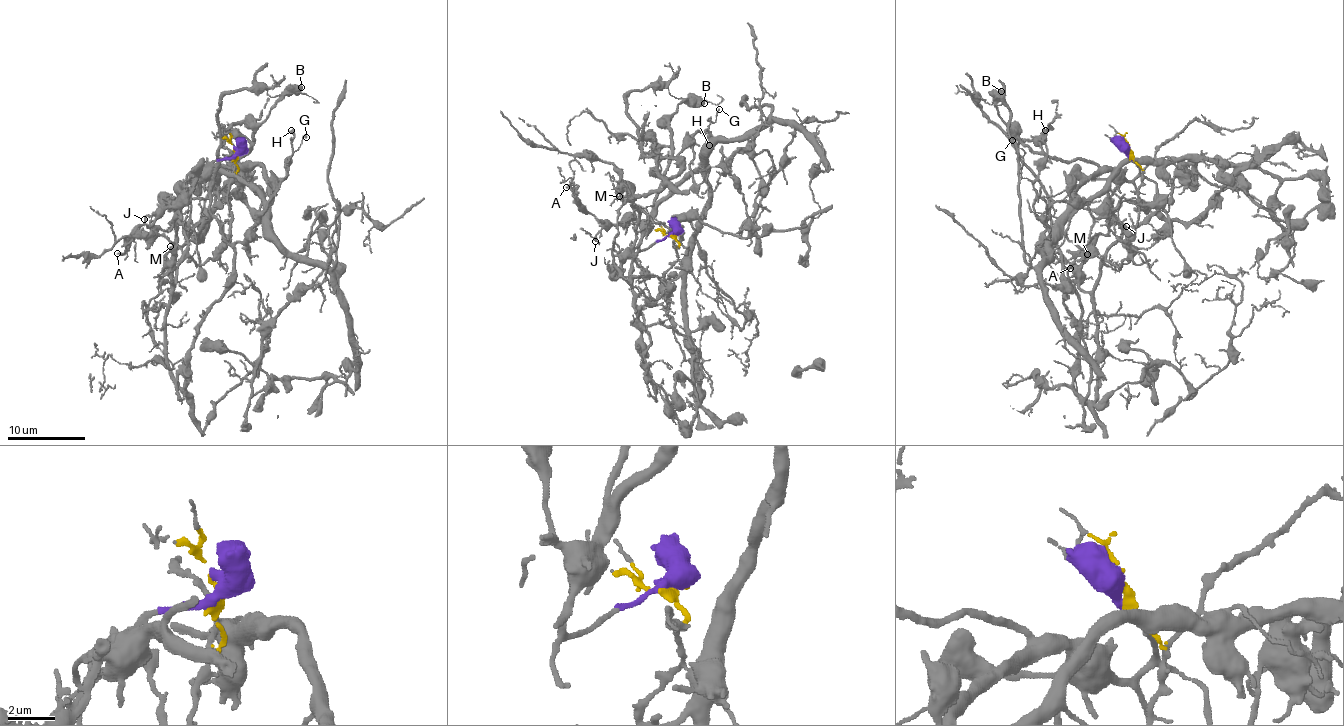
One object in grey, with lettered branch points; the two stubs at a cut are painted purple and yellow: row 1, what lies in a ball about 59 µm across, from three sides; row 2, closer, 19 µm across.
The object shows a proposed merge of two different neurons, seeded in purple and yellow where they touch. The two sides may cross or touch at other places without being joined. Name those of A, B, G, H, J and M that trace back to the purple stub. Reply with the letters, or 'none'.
A, B, J

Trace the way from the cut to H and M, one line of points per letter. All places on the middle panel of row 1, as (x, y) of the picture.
H: (674, 235), (676, 247), (679, 231), (629, 200), (663, 185), (652, 169), (673, 179), (698, 130), (709, 145)
M: (674, 235), (678, 242), (676, 247), (673, 241), (683, 238), (679, 231), (636, 209), (625, 186), (619, 196)

